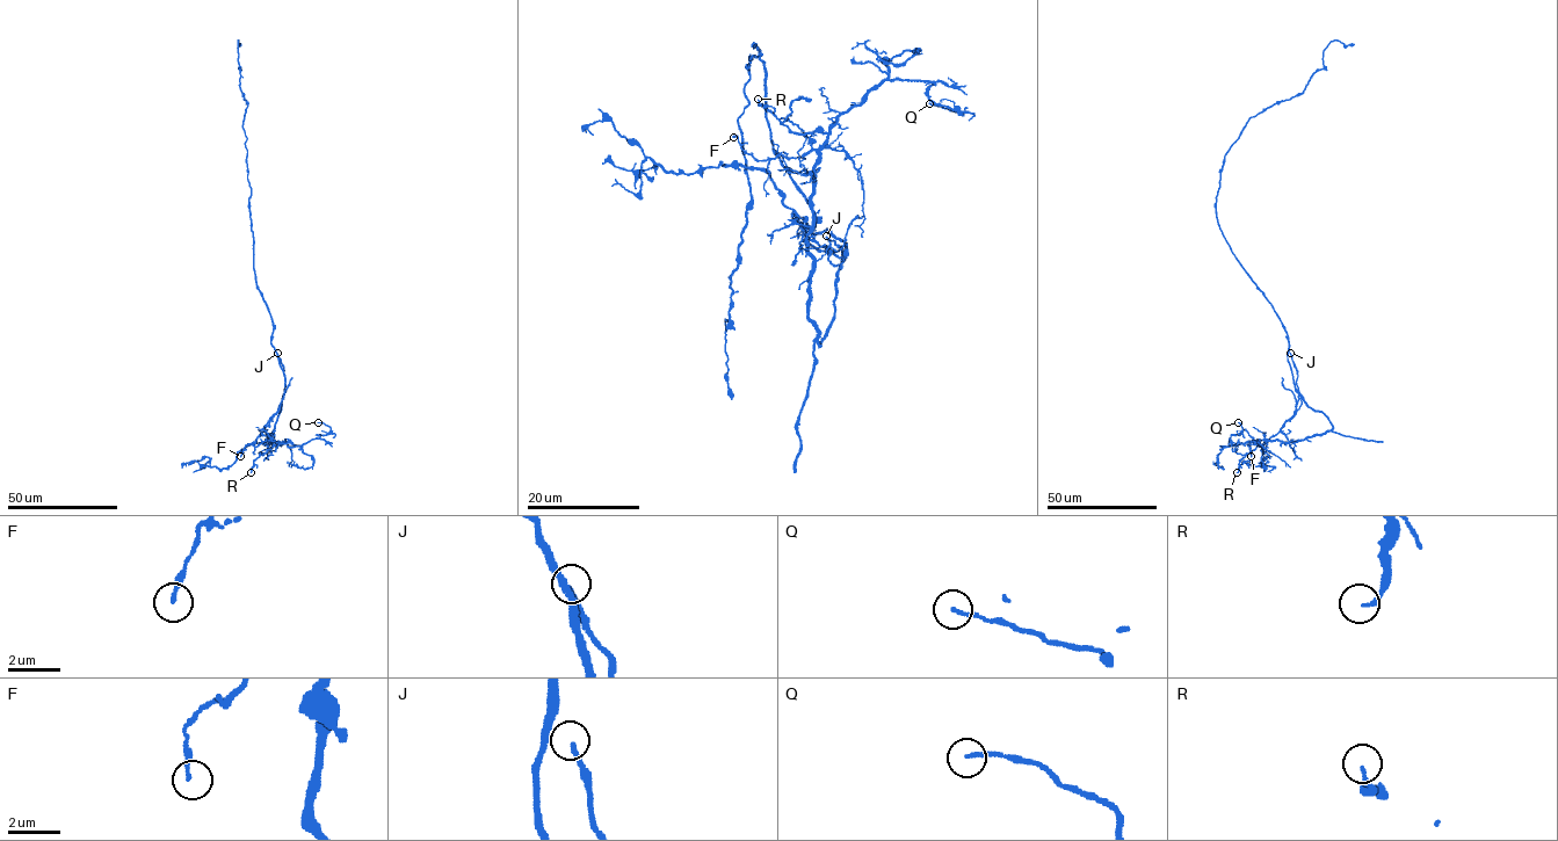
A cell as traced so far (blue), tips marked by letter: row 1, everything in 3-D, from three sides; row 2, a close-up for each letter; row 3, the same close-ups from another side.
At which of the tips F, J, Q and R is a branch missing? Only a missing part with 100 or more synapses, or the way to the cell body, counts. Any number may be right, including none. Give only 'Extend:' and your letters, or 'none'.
Extend: none

